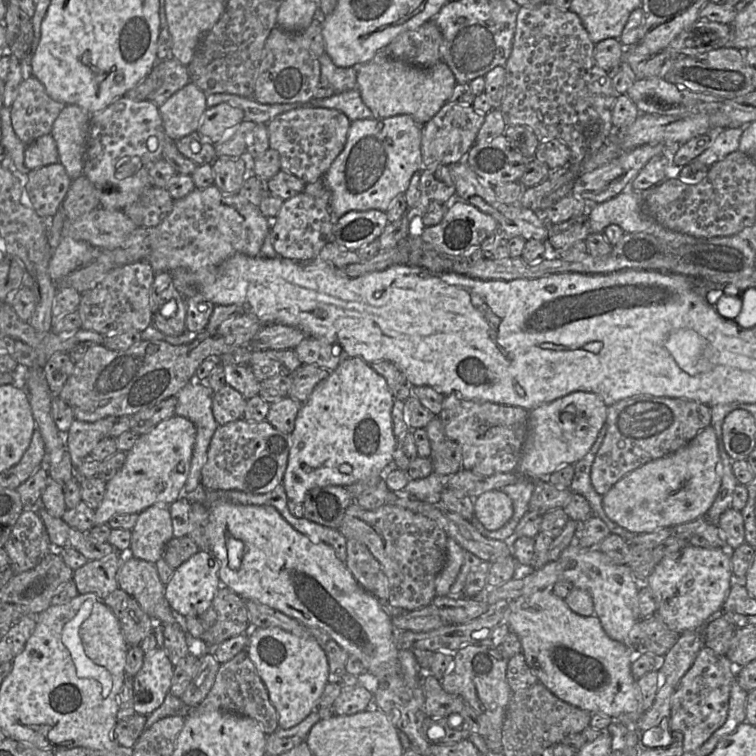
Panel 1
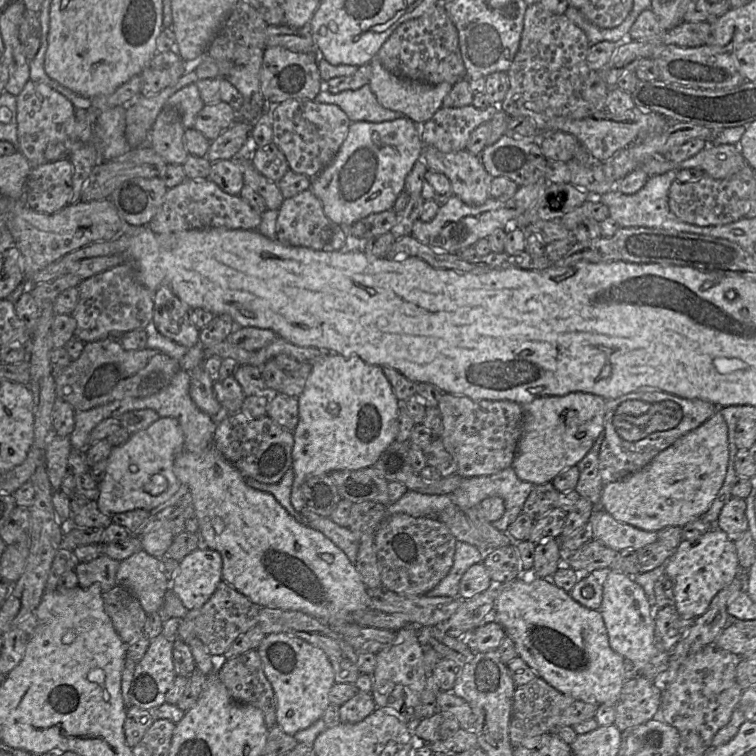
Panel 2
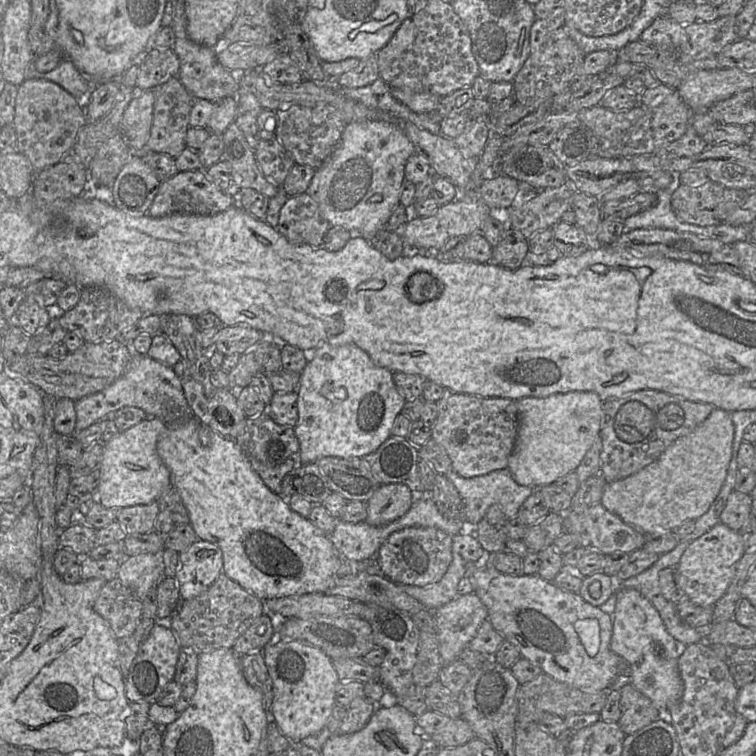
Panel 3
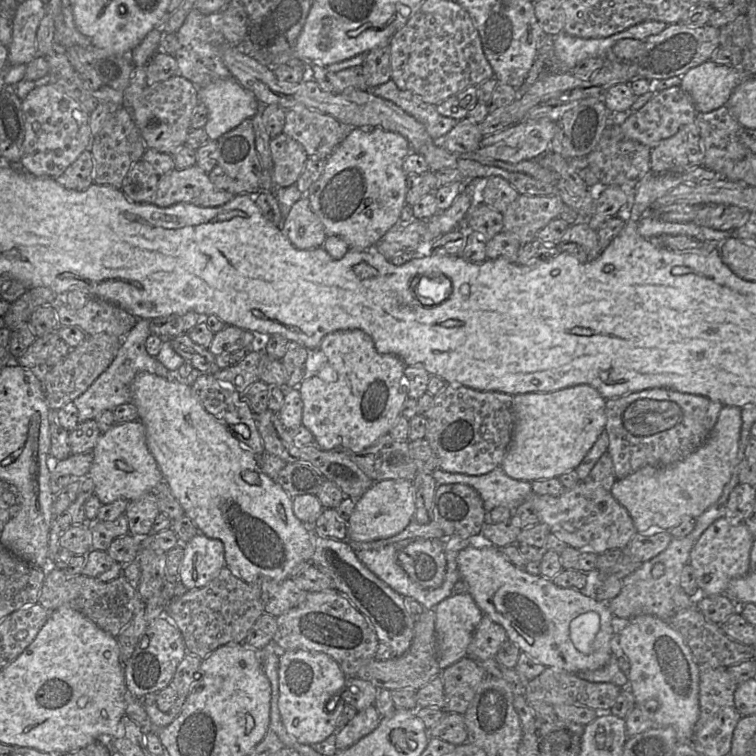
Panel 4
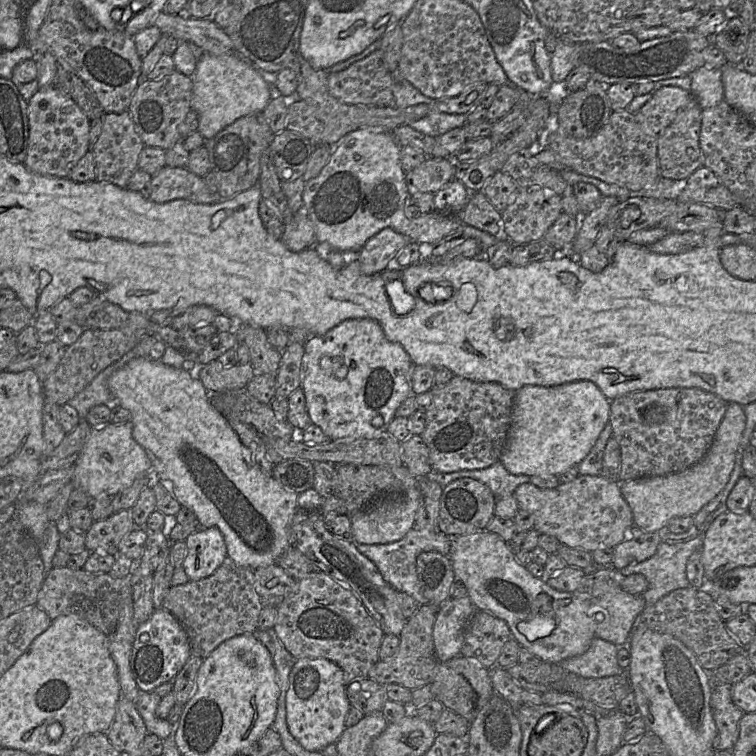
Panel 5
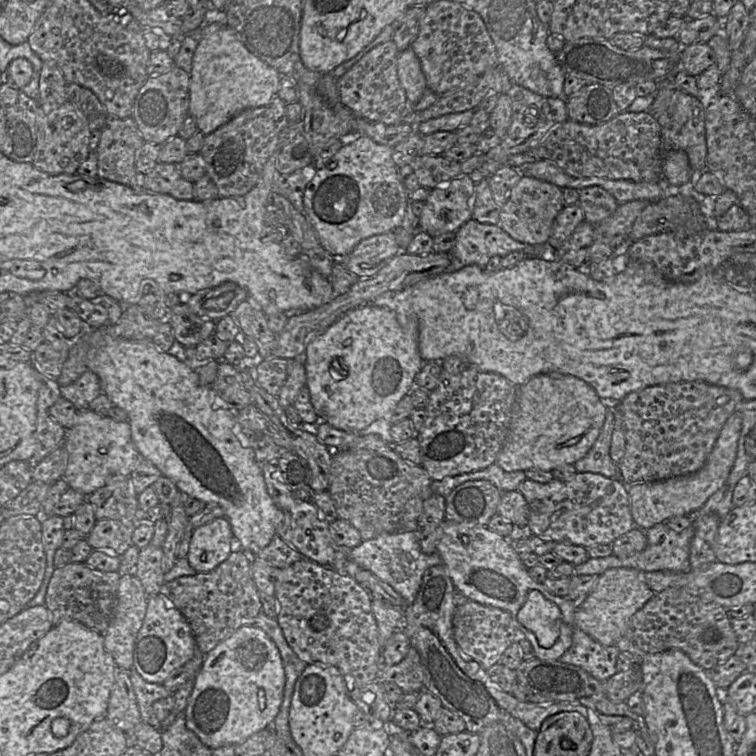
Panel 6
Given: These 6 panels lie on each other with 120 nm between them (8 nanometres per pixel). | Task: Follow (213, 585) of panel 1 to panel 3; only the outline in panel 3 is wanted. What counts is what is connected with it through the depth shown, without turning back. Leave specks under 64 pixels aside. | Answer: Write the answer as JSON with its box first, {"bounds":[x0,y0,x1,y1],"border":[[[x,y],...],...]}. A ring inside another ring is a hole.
{"bounds":[175,539,223,600],"border":[[[198,539],[179,557],[175,579],[181,600],[201,595],[223,572],[222,550],[212,542]]]}

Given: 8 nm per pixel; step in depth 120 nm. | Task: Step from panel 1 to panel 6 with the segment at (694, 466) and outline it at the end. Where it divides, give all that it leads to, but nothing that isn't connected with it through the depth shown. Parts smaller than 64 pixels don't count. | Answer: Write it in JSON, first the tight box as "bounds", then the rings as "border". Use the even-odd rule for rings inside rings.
{"bounds":[628,411,742,530],"border":[[[735,411],[723,425],[704,466],[695,473],[663,481],[640,482],[628,485],[632,518],[636,527],[647,530],[675,516],[693,516],[727,480],[737,455],[742,430],[742,417]]]}

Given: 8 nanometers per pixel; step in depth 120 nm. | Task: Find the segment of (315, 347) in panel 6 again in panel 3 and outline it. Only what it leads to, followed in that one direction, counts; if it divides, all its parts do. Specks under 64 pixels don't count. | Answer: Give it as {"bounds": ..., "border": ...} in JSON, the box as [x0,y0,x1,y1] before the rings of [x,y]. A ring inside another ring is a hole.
{"bounds":[294,344,405,464],"border":[[[321,344],[308,354],[297,387],[298,421],[294,427],[302,464],[334,456],[359,457],[374,452],[391,436],[394,420],[405,399],[393,381],[393,372],[376,366],[355,344]]]}

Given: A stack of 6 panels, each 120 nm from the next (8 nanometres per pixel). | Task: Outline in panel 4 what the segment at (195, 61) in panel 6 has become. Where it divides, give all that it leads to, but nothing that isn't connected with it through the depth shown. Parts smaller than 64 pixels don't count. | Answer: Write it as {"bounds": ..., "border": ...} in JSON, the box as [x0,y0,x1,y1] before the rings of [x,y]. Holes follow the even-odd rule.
{"bounds":[197,77,261,141],"border":[[[232,77],[216,80],[198,89],[197,98],[208,110],[203,129],[213,141],[260,112],[261,104],[255,95]]]}

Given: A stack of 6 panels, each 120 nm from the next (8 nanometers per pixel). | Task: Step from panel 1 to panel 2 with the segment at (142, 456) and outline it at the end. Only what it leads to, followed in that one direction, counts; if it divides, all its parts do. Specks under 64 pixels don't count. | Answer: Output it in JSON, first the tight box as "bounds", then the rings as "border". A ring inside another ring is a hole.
{"bounds":[99,417,183,516],"border":[[[160,417],[149,427],[131,434],[122,445],[112,447],[105,477],[99,483],[99,510],[107,516],[135,509],[159,511],[182,485],[174,472],[174,462],[183,450],[182,427],[172,417]]]}

